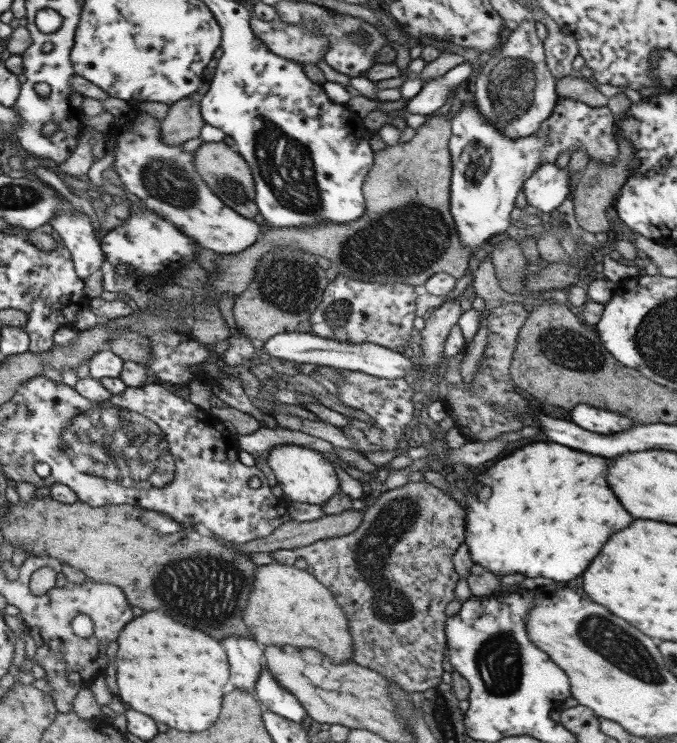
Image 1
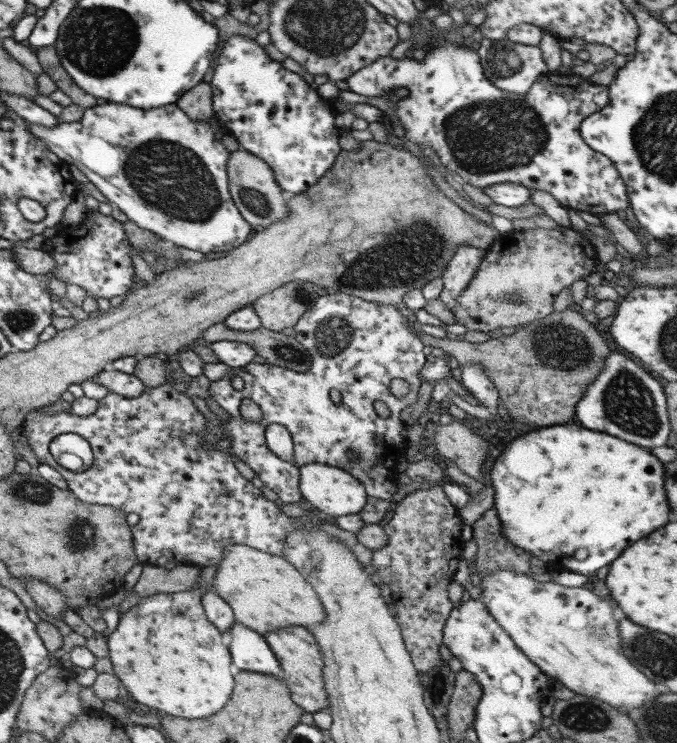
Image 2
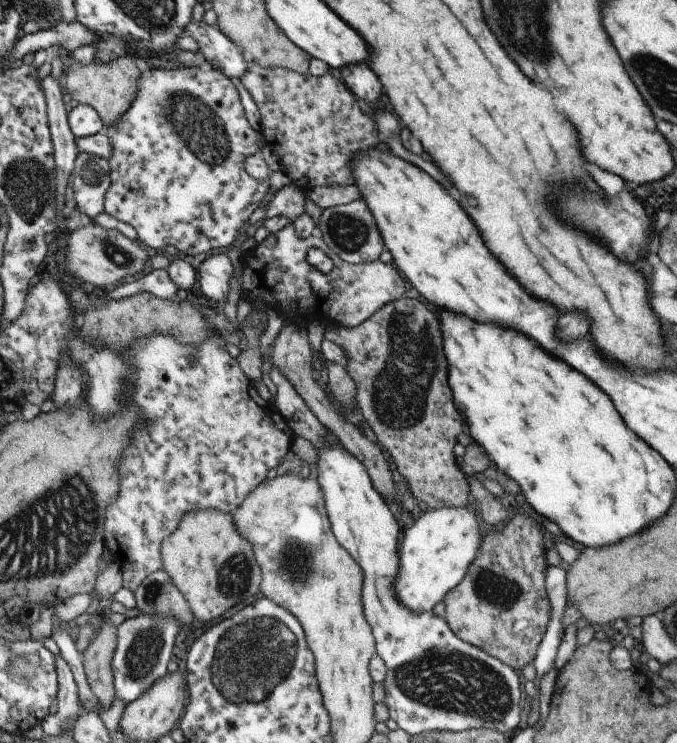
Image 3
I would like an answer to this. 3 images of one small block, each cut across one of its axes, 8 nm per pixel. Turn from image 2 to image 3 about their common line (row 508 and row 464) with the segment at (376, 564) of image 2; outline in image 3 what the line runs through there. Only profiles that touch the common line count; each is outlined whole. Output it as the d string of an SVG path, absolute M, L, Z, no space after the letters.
M411 293L407 296L400 298L394 302L390 302L382 308L379 308L369 319L366 319L362 324L358 324L354 328L338 327L338 328L326 328L324 332L324 338L338 344L344 352L347 354L345 367L350 374L350 378L354 380L357 391L355 392L356 409L364 416L364 421L368 434L379 444L381 448L386 448L390 452L395 461L396 468L400 474L408 480L408 488L412 491L412 494L416 500L427 504L428 511L435 511L438 508L464 508L467 506L468 494L470 493L468 476L463 470L456 464L453 448L456 446L458 434L465 430L466 424L464 422L463 415L457 408L454 402L454 394L452 388L450 388L448 375L450 372L450 366L448 360L444 358L446 354L442 352L442 334L440 334L440 328L438 328L438 318L434 312L430 312L430 308L416 299L416 296Z

